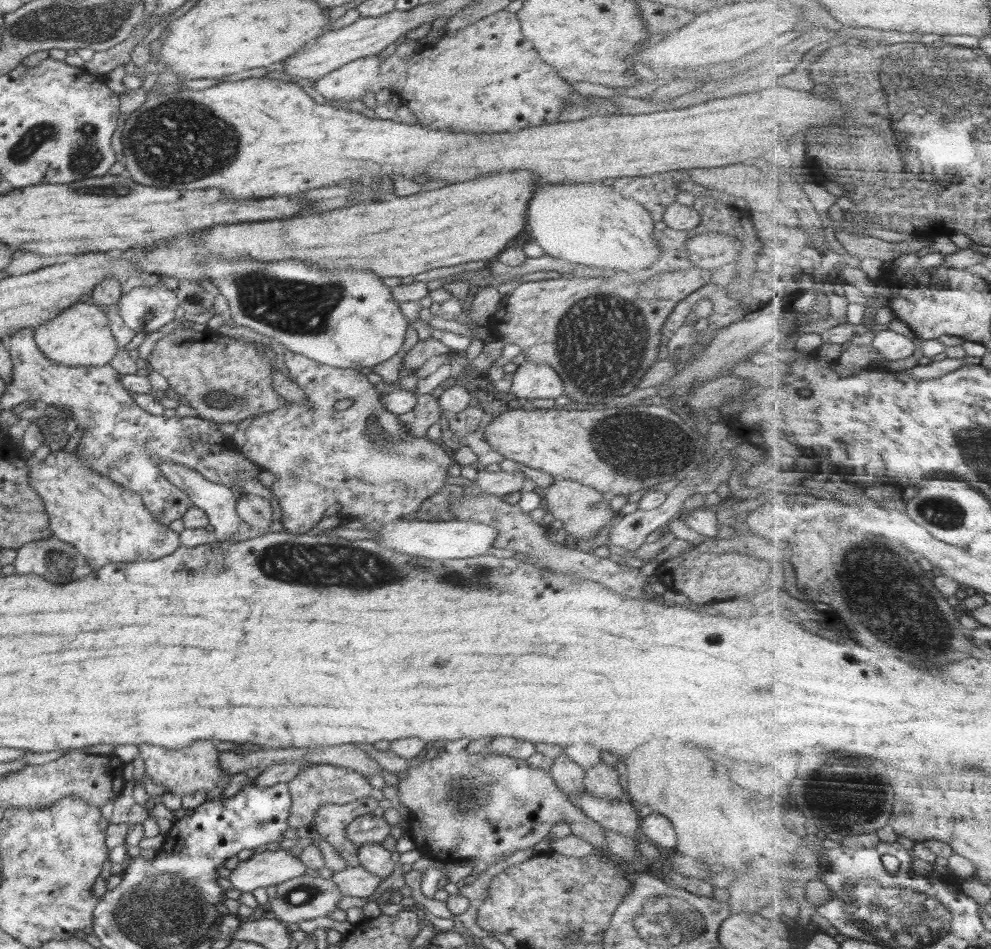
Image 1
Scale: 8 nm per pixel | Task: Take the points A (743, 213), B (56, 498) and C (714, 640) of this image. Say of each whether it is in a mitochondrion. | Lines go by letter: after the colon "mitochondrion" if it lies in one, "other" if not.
A: other
B: other
C: other

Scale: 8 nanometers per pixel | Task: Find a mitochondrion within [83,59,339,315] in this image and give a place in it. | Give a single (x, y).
(152, 141)

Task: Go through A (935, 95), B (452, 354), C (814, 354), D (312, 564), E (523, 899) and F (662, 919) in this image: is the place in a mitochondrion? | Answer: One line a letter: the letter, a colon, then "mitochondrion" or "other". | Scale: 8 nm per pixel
A: mitochondrion
B: other
C: other
D: mitochondrion
E: other
F: mitochondrion

